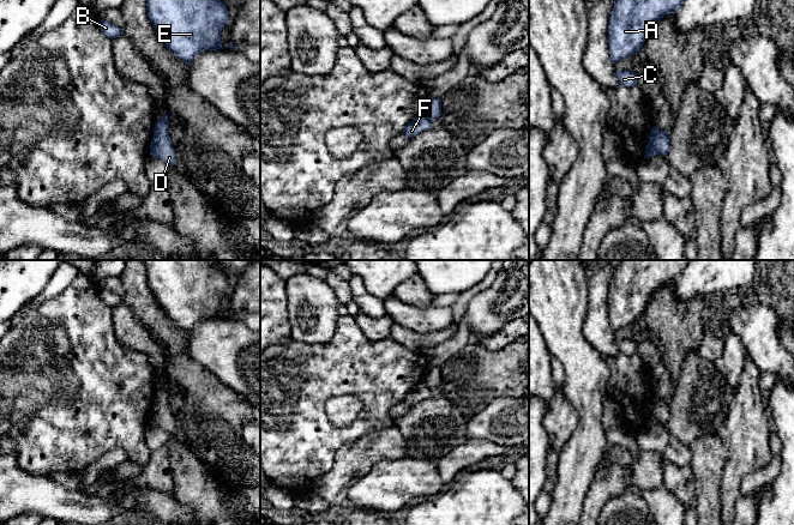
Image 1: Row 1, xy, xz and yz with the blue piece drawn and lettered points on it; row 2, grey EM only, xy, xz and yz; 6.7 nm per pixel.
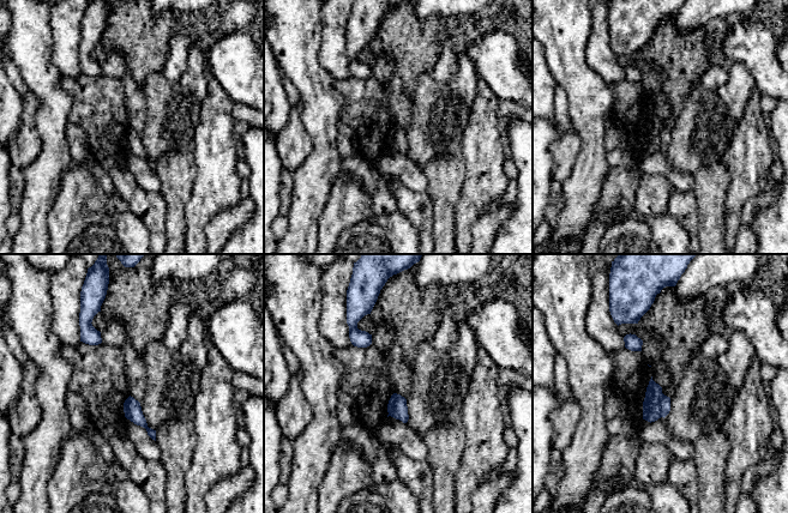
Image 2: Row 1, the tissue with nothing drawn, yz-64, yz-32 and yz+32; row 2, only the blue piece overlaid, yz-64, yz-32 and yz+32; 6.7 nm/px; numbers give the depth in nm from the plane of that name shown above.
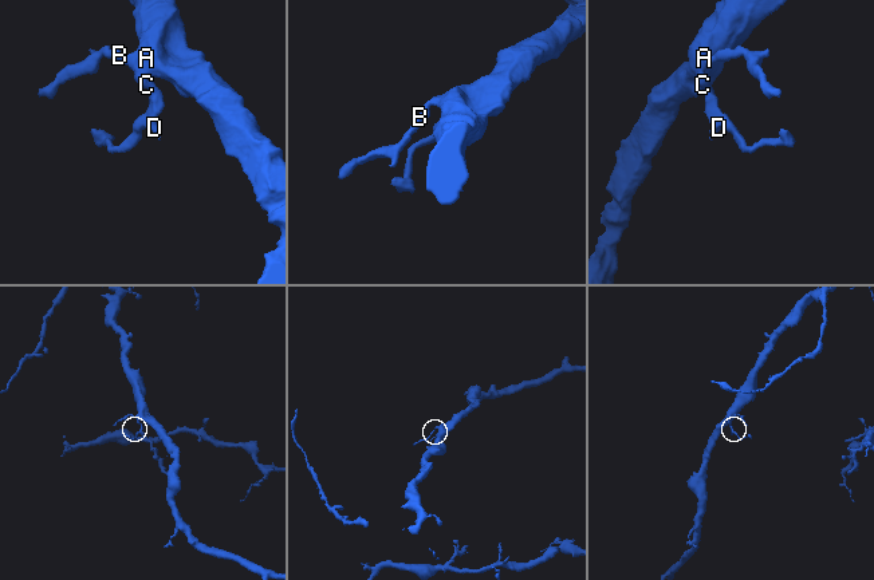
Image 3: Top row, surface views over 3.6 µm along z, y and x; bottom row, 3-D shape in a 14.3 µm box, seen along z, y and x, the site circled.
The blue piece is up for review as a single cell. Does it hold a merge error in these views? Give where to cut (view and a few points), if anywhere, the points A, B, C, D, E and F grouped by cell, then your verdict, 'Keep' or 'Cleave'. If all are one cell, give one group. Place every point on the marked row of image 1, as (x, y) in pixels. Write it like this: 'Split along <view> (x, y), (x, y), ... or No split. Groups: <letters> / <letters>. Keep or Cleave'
Split along yz (659, 130), (653, 137), (653, 146), (656, 154). Groups: A B C D E / F. Cleave

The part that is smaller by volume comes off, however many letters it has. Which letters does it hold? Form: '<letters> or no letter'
F

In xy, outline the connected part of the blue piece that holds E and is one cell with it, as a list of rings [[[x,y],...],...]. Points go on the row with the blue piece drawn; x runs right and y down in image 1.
[[[146,0],[146,10],[161,41],[182,62],[190,65],[199,53],[224,49],[221,32],[230,22],[224,2],[219,0]]]

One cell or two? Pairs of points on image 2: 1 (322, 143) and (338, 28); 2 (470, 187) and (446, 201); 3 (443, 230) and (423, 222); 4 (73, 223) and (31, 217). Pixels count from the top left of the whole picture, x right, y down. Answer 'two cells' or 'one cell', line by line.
1: two cells
2: two cells
3: two cells
4: two cells

